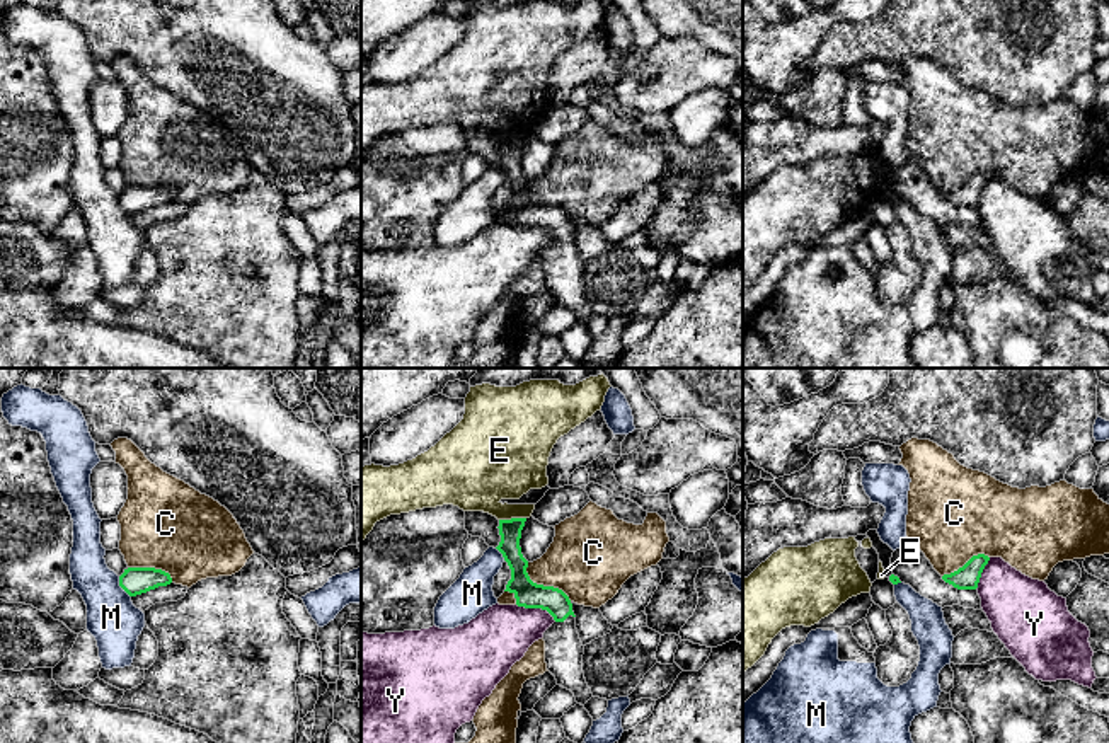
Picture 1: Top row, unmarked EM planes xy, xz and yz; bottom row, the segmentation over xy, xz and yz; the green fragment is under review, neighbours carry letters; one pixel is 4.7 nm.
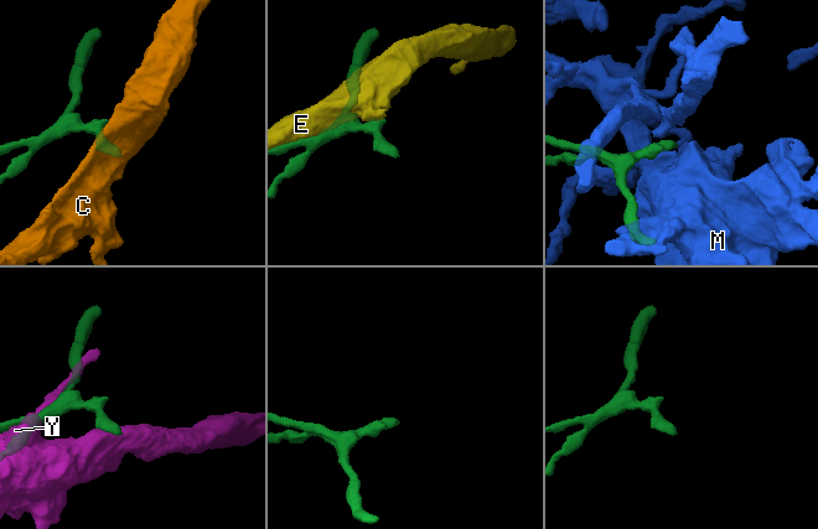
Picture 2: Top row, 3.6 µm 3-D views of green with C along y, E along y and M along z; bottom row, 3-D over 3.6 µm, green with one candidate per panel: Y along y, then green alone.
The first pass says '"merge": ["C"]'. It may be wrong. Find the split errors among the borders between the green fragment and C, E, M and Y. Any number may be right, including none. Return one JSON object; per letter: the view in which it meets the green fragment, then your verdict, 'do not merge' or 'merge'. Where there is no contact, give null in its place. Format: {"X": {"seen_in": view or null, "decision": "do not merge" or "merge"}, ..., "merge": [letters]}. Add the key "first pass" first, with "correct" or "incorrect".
{"first pass": "incorrect", "C": {"seen_in": "xz", "decision": "do not merge"}, "E": {"seen_in": "xz", "decision": "do not merge"}, "M": {"seen_in": "xy", "decision": "do not merge"}, "Y": {"seen_in": "xz", "decision": "do not merge"}, "merge": []}

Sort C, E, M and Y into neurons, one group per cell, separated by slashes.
C / E / M / Y

